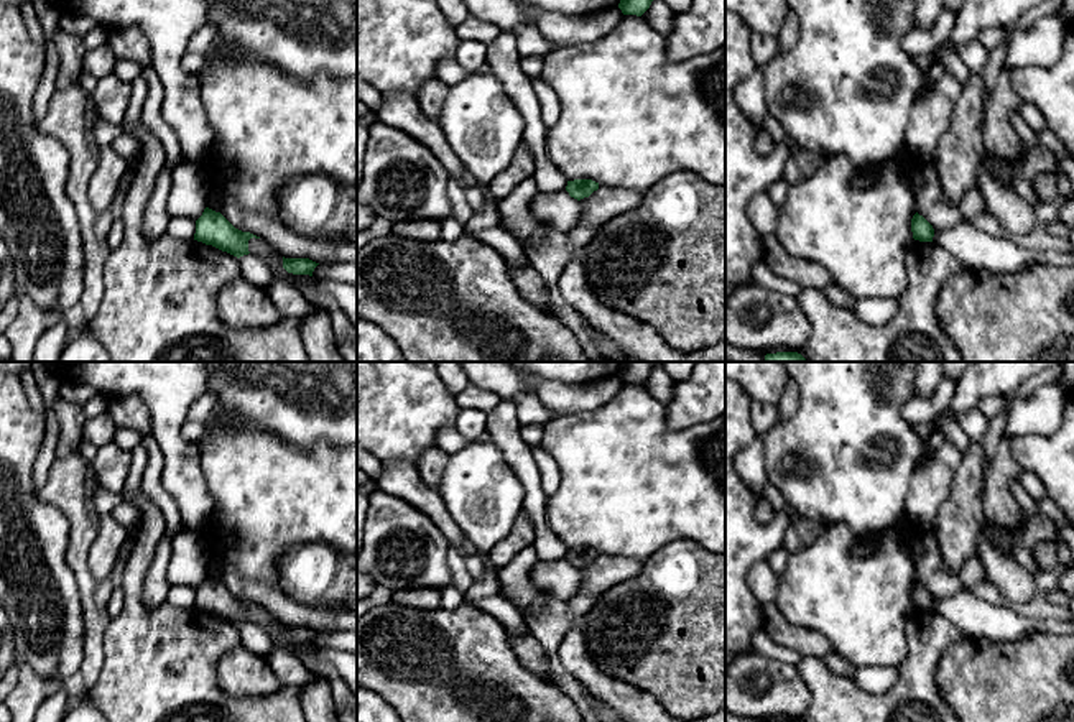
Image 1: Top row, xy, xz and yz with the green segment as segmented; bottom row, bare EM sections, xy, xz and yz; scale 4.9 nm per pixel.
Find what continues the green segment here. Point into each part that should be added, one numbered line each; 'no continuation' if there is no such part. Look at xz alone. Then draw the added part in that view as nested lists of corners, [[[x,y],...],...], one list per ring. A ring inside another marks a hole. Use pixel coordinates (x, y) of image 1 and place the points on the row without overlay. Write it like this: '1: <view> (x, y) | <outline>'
no continuation

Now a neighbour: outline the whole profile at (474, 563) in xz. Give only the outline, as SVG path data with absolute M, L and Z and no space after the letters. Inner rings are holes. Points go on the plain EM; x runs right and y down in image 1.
M477 551L465 558L465 564L474 581L480 581L485 576L484 556Z

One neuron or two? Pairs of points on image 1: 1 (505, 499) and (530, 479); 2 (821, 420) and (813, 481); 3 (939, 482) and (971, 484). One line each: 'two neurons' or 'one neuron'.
1: two neurons
2: one neuron
3: two neurons

